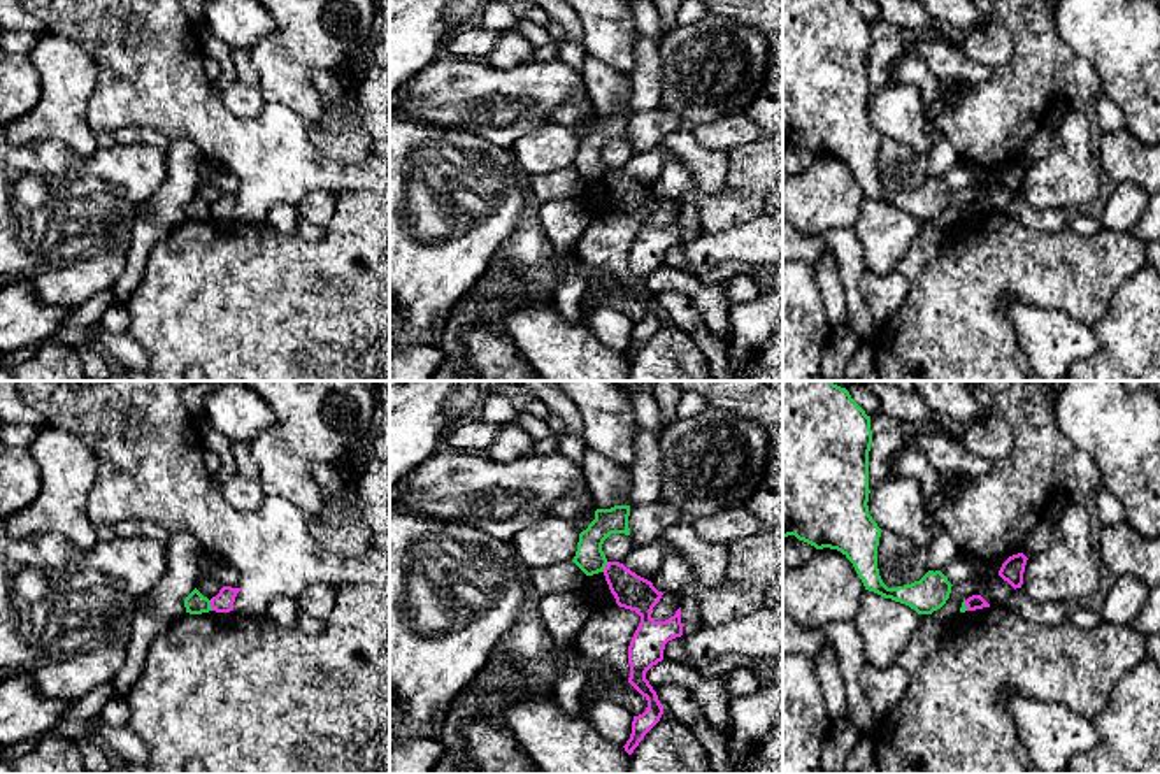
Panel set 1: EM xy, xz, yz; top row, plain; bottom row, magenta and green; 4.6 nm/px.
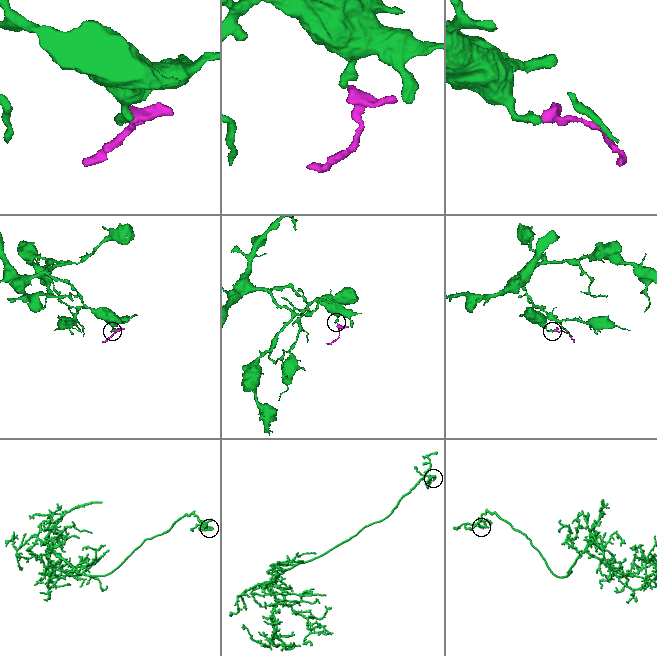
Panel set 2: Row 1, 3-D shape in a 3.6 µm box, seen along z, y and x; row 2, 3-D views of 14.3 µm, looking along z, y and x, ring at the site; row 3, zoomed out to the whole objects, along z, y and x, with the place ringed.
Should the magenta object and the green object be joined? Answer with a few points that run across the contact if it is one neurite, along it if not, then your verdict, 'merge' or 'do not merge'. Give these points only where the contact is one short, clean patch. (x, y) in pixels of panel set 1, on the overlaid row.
line xy (209, 601), (213, 609); do not merge

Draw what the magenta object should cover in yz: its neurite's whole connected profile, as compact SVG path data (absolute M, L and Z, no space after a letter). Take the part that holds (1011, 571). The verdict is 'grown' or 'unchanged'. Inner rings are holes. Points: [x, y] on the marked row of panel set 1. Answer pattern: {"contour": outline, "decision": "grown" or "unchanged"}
{"contour": "M1023 553L1013 555L1002 563L999 570L999 576L1004 581L1007 581L1014 590L1021 588L1023 584L1023 572L1025 572L1027 560L1028 558Z", "decision": "unchanged"}

